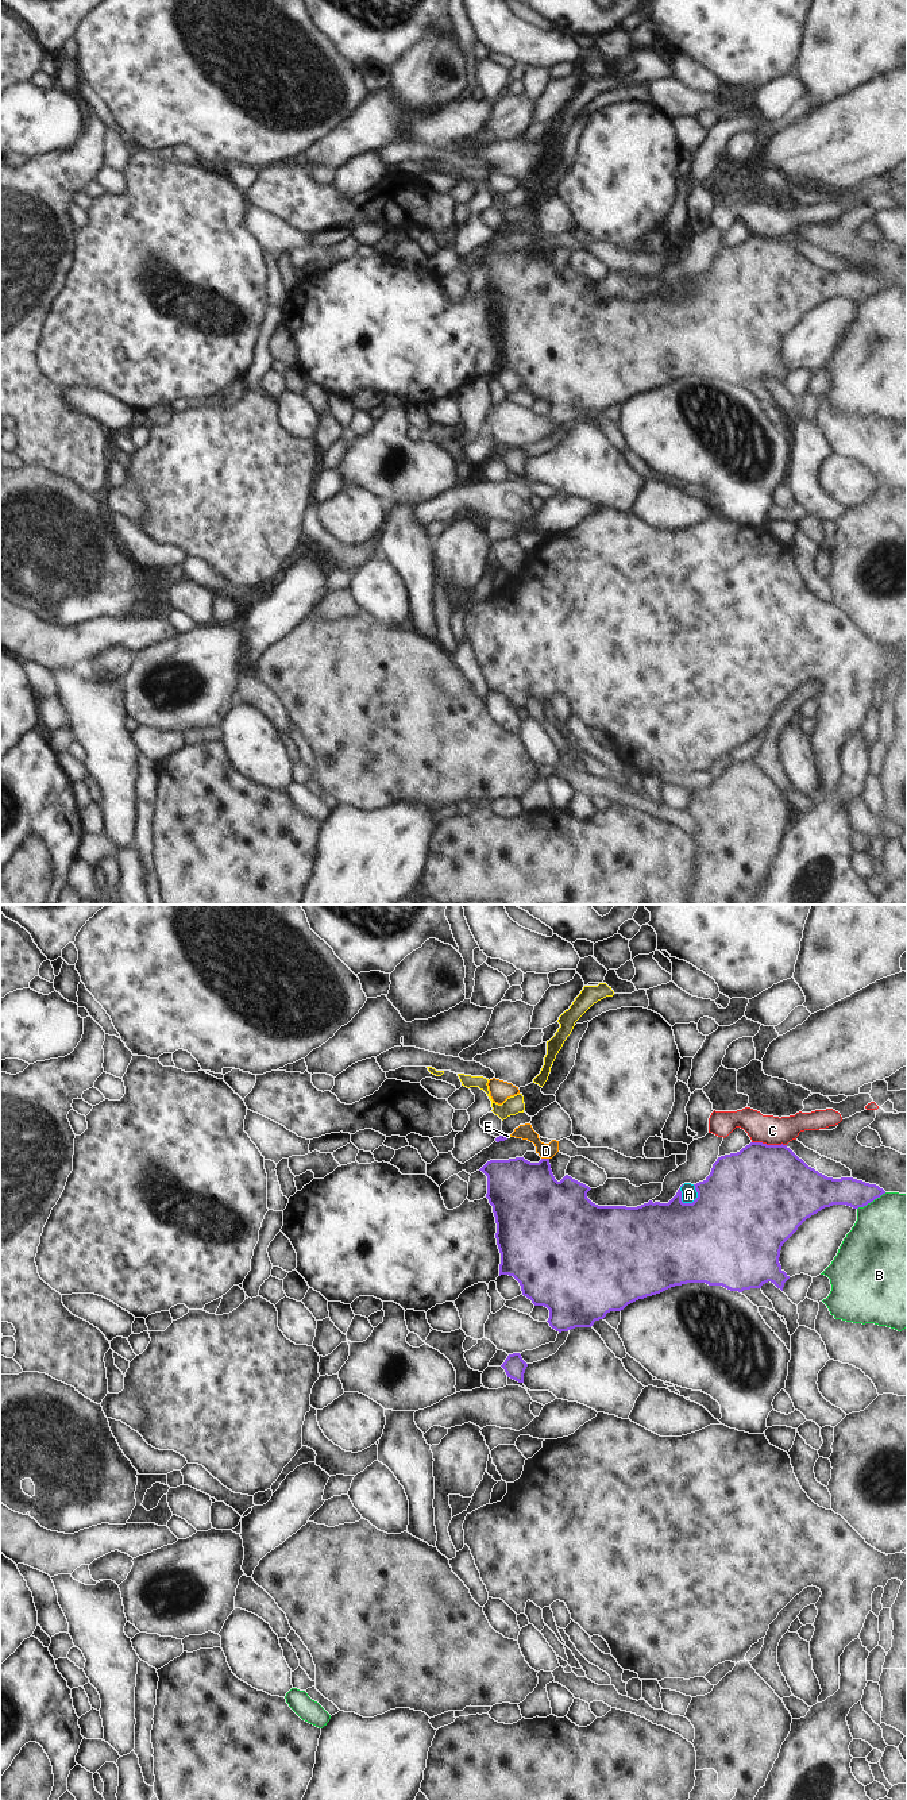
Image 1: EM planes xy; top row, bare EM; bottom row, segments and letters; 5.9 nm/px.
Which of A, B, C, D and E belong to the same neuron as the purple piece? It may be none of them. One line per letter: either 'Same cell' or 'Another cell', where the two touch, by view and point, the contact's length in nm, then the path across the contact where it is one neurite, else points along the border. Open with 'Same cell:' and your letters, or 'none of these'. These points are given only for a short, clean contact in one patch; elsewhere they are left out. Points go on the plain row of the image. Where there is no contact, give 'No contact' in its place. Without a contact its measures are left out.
Same cell: E
A: Another cell. Touches purple at xy (680, 290). Shared border 140 nm
B: Another cell. Touches purple at xy (871, 293). Shared border 200 nm. Boundary: xy (886, 285), (857, 301)
C: Another cell. Touches purple at xy (770, 238). Shared border 200 nm. Boundary: xy (752, 234), (786, 238)
D: Another cell. Touches purple at xy (545, 251). Shared border 50 nm. Boundary: xy (541, 250), (548, 251)
E: Same cell. Touches purple at xy (505, 228). Shared border 30 nm. Path across: xy (502, 230), (505, 228), (508, 228).

